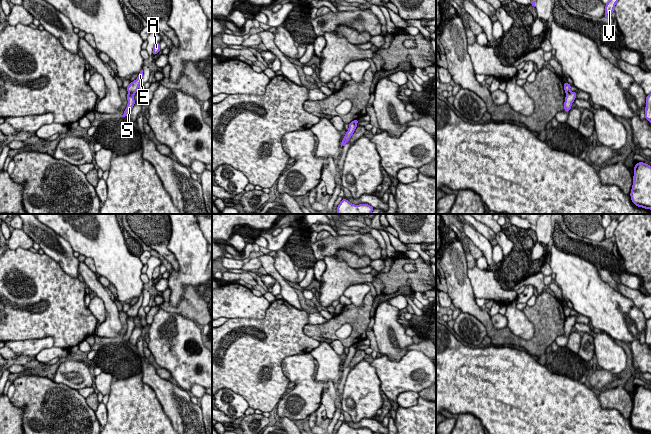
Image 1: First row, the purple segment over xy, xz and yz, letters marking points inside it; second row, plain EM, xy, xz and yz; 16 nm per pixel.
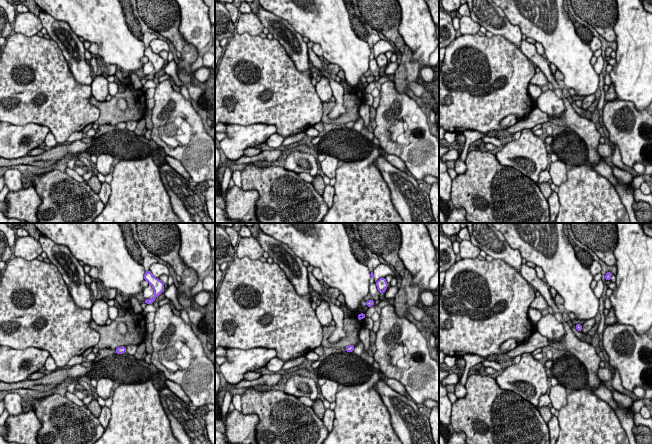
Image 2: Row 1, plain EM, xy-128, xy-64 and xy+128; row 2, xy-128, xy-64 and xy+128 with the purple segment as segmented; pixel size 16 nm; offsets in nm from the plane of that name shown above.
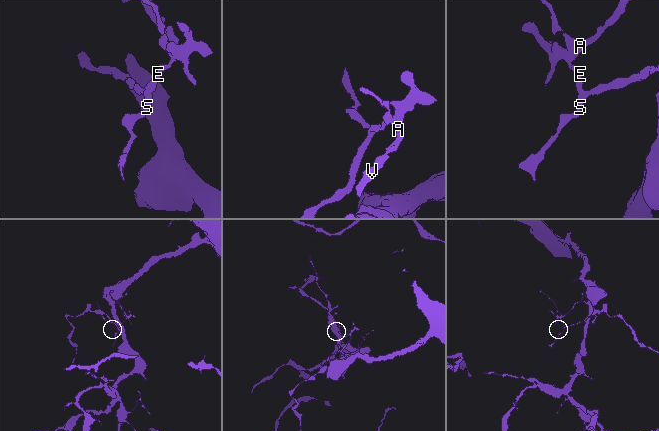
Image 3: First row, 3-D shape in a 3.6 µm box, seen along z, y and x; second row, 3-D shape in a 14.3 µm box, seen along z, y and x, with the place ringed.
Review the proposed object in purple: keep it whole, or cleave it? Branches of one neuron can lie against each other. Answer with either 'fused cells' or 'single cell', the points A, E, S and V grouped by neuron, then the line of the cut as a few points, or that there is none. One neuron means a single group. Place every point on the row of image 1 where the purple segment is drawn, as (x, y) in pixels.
fused cells; A E V / S; cut in xy along (129, 92), (133, 94)

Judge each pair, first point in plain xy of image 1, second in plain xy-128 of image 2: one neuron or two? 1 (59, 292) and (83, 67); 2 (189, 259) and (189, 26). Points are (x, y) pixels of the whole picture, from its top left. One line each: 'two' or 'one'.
1: two
2: one

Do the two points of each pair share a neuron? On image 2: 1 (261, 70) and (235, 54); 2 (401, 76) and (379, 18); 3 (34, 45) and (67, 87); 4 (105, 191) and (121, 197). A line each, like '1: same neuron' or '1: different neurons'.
1: same neuron
2: same neuron
3: same neuron
4: different neurons

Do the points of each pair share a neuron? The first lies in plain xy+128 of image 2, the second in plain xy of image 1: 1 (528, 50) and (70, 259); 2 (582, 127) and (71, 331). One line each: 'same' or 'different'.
1: different
2: different

